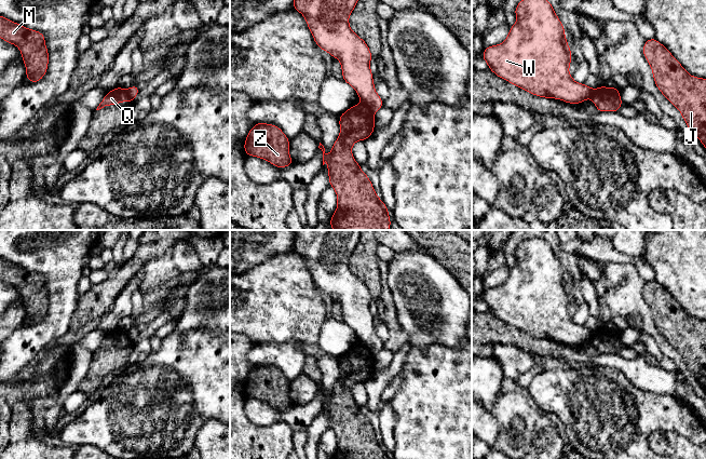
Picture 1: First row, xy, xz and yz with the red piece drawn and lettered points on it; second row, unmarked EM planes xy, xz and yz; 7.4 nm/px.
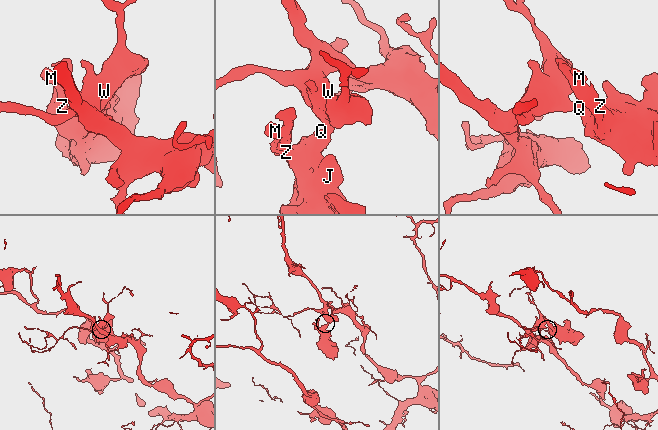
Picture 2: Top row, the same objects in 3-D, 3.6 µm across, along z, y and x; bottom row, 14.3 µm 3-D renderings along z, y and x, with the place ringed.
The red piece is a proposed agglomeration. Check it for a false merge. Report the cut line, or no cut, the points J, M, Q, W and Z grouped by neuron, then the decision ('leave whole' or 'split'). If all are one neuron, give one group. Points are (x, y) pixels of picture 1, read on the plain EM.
cut xz (361, 346), (365, 347), (372, 355); groups J M Q Z / W; split

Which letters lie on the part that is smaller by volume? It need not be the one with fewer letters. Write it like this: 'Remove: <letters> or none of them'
Remove: J, M, Q, Z

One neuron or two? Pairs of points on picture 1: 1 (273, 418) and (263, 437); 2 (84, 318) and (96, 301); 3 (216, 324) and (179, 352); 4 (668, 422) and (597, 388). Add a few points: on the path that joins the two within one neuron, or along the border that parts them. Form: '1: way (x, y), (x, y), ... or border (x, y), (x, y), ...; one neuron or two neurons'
1: border (246, 415), (259, 426), (276, 427), (283, 421); two neurons
2: way (84, 313), (92, 306); one neuron
3: border (182, 331), (207, 329), (218, 333); two neurons
4: way (651, 412), (621, 412), (614, 405); one neuron

